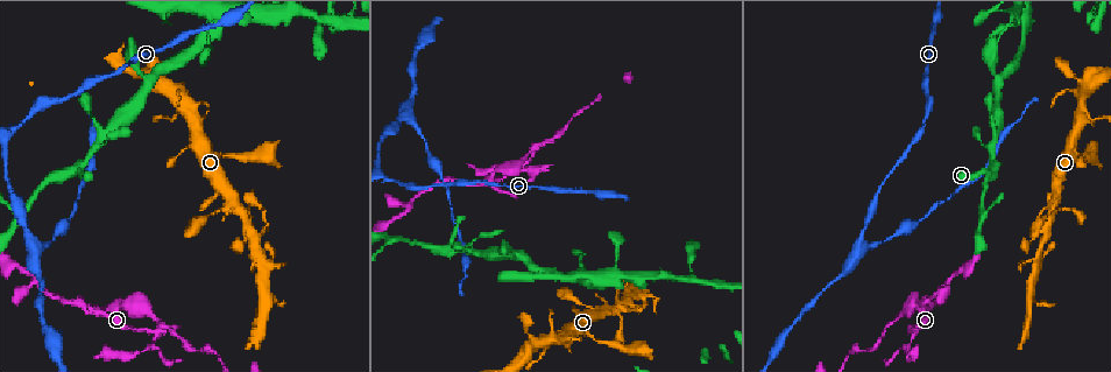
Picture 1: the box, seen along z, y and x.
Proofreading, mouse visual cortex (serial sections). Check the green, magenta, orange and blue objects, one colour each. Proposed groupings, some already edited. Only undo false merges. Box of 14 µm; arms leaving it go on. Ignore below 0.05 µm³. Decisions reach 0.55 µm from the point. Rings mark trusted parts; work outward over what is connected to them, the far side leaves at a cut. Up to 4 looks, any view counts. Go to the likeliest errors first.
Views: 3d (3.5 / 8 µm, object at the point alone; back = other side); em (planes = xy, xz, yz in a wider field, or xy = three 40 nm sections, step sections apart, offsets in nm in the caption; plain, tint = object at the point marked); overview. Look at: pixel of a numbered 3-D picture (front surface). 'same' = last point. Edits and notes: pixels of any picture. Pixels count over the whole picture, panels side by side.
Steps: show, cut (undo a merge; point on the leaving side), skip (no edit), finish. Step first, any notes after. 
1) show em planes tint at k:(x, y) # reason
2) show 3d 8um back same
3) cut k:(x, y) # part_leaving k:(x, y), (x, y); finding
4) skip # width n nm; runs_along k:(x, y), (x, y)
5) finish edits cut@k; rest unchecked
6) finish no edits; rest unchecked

show 3d 3.5um at 1:(156, 332) # arms part here

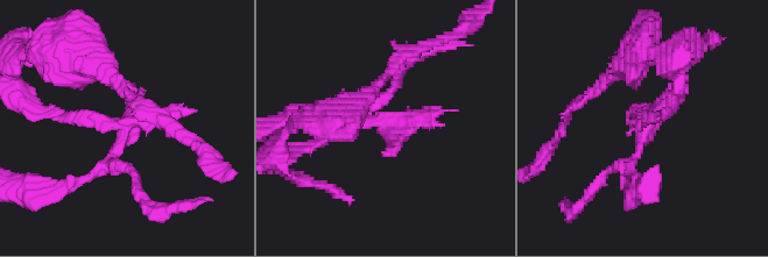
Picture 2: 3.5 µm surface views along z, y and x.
skip # runs_along 2:(667, 113), (642, 120), (627, 180); all the same cell

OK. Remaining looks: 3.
show 3d 8um at 1:(944, 282) # side arm on a straight run

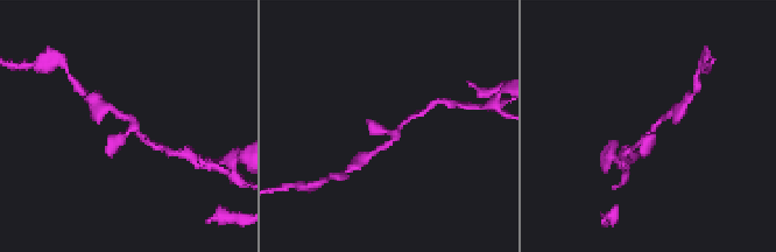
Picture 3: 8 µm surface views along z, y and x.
show 3d 3.5um at 3:(397, 131)

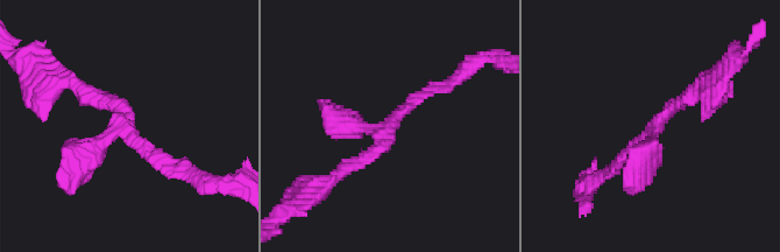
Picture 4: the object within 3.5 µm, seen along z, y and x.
show em xy step 5 tint at 4:(388, 125) # arms 3; arm_widths 150, 200, 350 nm; now the EM

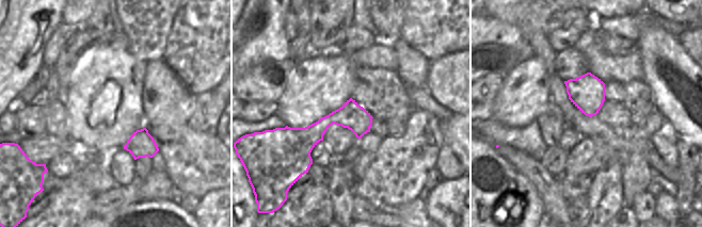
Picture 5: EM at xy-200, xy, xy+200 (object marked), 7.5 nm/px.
skip # runs_along 5:(369, 118), (282, 130); continuous, no second cell

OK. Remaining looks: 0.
finish no edits; rest unchecked

